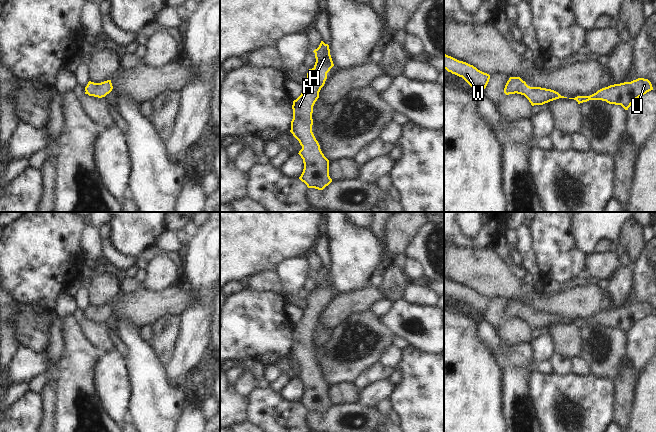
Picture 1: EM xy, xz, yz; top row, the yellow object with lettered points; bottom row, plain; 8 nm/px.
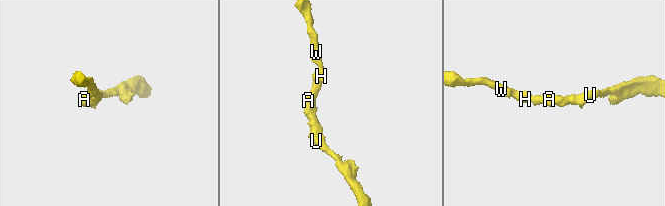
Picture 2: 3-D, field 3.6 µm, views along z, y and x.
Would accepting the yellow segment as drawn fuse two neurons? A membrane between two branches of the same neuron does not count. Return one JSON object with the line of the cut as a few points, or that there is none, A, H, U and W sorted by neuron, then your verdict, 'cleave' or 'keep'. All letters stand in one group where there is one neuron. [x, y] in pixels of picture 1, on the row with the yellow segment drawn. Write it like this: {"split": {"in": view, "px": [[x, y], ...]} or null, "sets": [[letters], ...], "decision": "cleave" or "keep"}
{"split": null, "sets": [["A", "H", "U", "W"]], "decision": "keep"}

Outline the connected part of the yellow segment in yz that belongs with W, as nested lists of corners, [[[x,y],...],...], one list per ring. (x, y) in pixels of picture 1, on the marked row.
[[[444,54],[444,69],[462,77],[473,89],[484,90],[489,82],[490,75],[478,70],[473,65],[459,61]]]

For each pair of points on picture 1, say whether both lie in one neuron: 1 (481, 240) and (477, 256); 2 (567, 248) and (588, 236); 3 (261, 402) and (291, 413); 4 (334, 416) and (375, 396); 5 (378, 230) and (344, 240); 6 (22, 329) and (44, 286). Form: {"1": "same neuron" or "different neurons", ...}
{"1": "different neurons", "2": "different neurons", "3": "same neuron", "4": "different neurons", "5": "different neurons", "6": "different neurons"}

